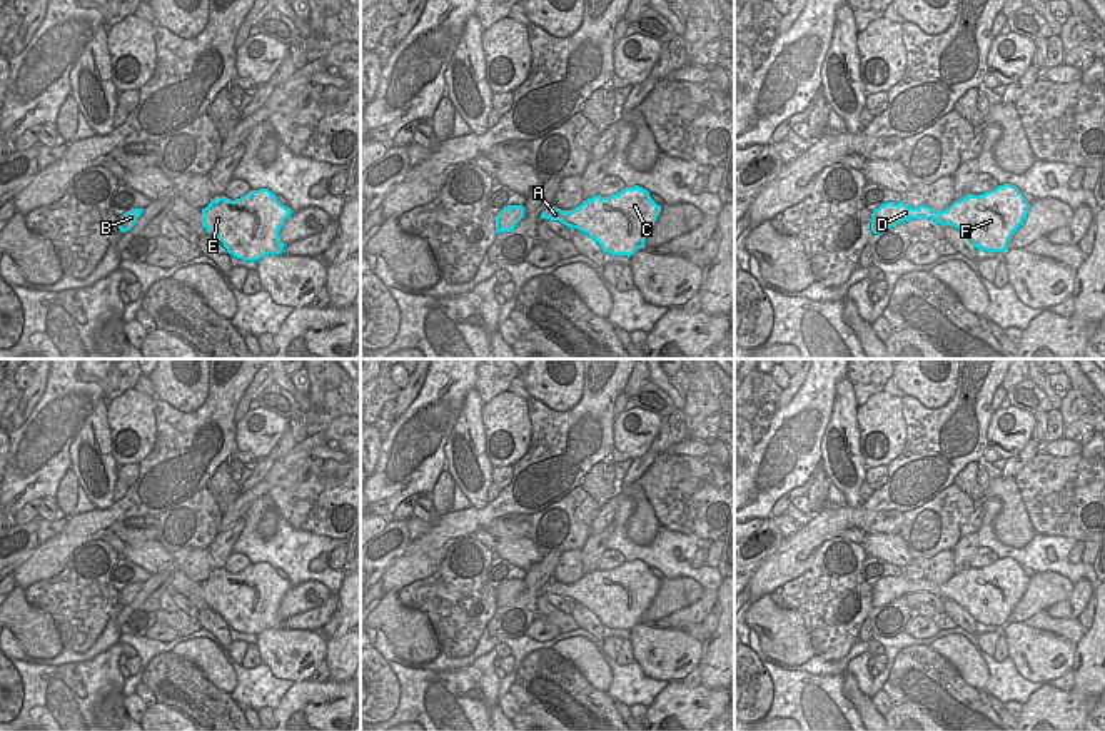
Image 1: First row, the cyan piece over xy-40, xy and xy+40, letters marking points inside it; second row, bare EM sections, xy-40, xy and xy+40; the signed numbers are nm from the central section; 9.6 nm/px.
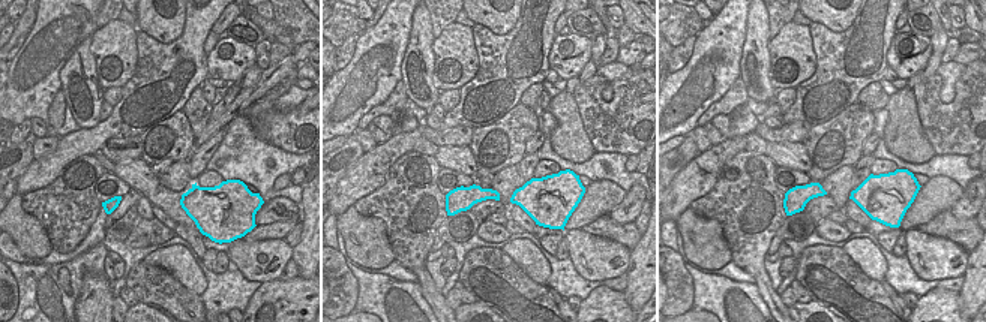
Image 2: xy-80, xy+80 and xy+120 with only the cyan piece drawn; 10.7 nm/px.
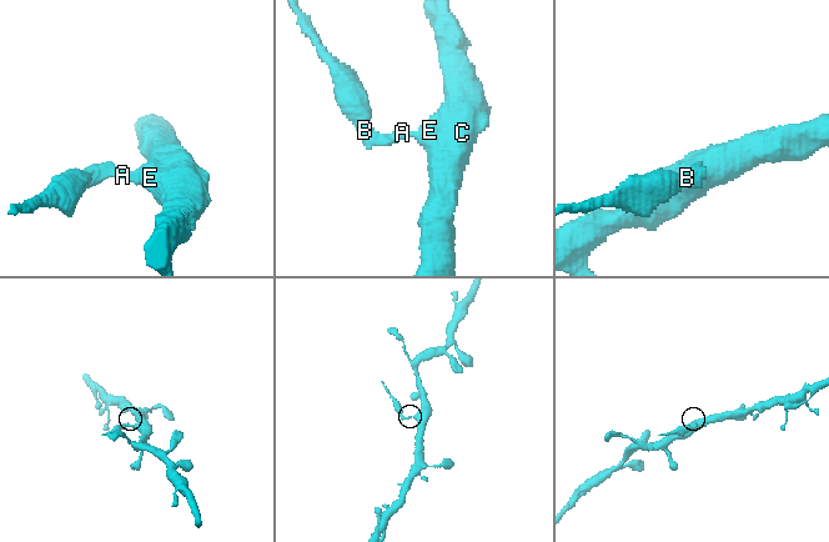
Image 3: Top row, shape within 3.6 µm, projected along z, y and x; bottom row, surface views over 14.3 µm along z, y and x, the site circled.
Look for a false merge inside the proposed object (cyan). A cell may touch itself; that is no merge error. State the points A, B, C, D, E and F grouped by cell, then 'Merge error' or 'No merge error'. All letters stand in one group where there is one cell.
Groups: A B D / C E F. Merge error.

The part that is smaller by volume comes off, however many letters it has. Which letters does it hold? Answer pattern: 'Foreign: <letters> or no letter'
Foreign: A, B, D

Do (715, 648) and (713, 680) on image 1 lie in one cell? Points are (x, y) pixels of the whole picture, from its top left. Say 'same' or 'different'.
same

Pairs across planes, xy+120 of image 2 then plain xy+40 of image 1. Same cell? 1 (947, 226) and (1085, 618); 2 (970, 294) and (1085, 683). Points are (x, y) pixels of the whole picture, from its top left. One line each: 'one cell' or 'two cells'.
1: two cells
2: one cell

